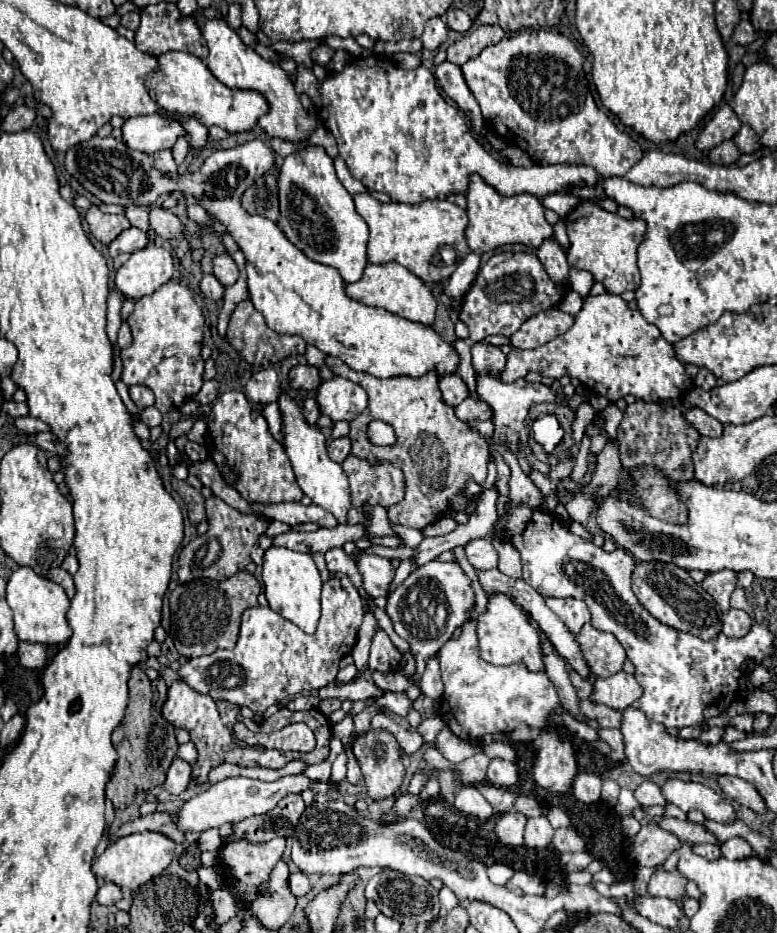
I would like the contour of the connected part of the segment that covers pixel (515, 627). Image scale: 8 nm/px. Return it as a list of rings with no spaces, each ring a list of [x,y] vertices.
[[[500,592],[488,594],[486,612],[476,618],[476,636],[478,636],[480,658],[494,666],[524,662],[530,670],[544,670],[538,632],[526,622],[522,608],[516,606],[506,594]]]

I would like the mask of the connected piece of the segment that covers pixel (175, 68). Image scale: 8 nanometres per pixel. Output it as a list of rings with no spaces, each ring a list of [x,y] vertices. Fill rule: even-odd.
[[[164,52],[156,60],[158,70],[146,78],[146,90],[160,108],[172,114],[180,114],[184,118],[198,116],[204,126],[220,126],[234,134],[250,130],[268,110],[268,102],[262,98],[262,94],[252,90],[232,90],[224,86],[212,76],[200,58],[188,52]]]

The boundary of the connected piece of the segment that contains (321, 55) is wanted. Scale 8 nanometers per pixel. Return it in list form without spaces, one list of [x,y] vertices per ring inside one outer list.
[[[320,44],[318,48],[314,48],[314,50],[310,52],[310,56],[312,56],[312,60],[314,60],[316,64],[326,66],[326,64],[330,62],[330,58],[334,56],[334,50],[332,50],[330,46],[326,46],[326,44]]]

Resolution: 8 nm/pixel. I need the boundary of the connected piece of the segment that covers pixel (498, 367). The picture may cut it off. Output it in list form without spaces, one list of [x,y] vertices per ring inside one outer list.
[[[478,342],[472,344],[472,366],[476,374],[498,374],[506,364],[506,356],[498,346]]]

